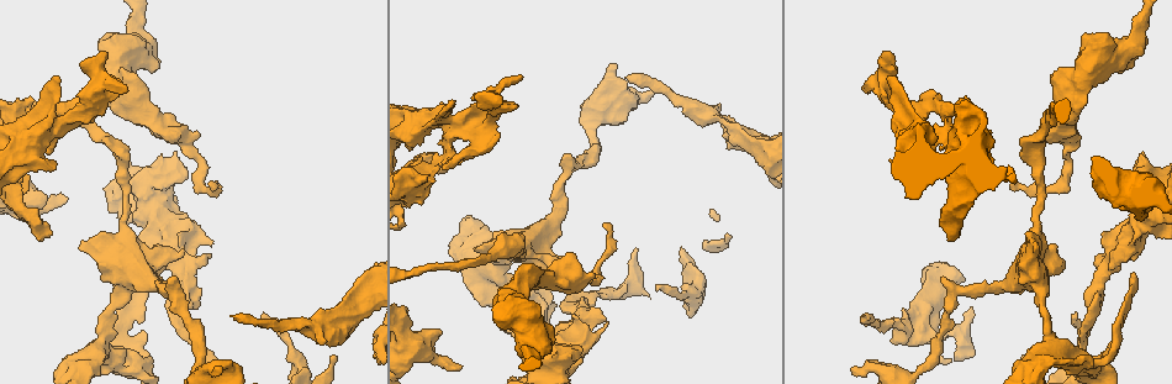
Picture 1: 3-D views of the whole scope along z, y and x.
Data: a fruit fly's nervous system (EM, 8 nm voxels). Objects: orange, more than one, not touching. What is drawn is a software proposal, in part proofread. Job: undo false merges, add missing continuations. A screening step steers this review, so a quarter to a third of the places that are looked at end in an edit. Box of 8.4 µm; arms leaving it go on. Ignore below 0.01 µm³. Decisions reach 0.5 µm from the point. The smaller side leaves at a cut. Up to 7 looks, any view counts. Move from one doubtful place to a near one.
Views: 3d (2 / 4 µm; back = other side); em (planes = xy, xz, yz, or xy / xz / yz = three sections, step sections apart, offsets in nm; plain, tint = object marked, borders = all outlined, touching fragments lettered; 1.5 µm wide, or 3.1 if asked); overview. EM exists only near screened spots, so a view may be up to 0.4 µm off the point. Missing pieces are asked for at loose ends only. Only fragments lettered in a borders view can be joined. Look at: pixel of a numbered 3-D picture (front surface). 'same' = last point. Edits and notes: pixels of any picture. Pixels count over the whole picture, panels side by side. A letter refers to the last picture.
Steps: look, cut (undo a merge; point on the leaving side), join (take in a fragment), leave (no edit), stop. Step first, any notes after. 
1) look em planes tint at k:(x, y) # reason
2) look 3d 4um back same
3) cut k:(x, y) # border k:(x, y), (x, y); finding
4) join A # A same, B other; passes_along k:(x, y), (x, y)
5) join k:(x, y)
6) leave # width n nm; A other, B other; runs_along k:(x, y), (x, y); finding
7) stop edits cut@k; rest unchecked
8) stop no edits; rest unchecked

look 3d 2um at 1:(102, 343) # four or more arms meet

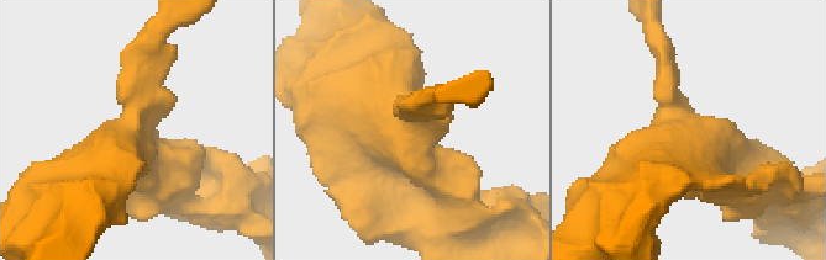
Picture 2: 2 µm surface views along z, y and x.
look em planes plain at 2:(684, 131) # arms 4

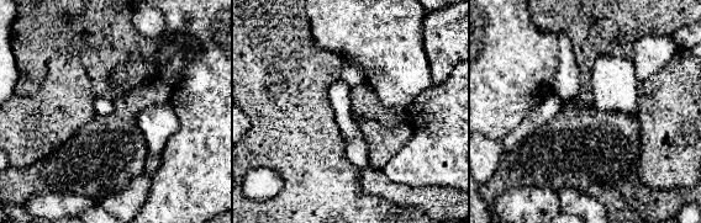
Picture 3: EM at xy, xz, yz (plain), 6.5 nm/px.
look em planes borders same # see the neighbours

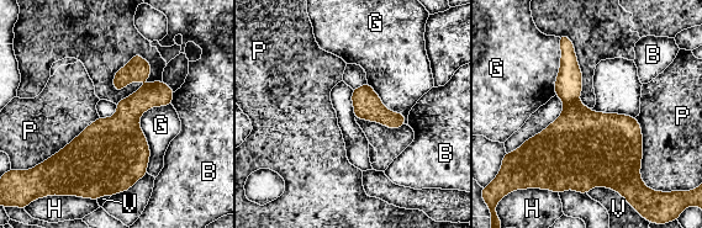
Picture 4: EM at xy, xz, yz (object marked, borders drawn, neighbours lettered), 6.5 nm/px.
cut 4:(579, 138) # width 110 nm; B other, G other, H other, P other, V other; border 4:(578, 99), (564, 104); two neurons meet here

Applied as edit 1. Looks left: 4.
look em planes borders at 1:(166, 168) # thick turns thin

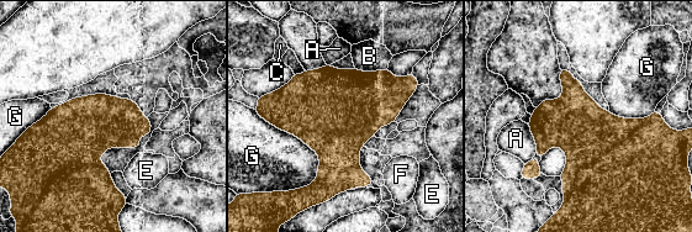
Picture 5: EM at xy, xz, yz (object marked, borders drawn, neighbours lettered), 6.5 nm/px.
leave # width 360 nm; A other, B other, C other, E other, F other, G other; border 5:(260, 116), (317, 154), (311, 184); all the same neuron

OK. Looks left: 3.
look em xz step 8 borders at 1:(107, 55) # branch stops here

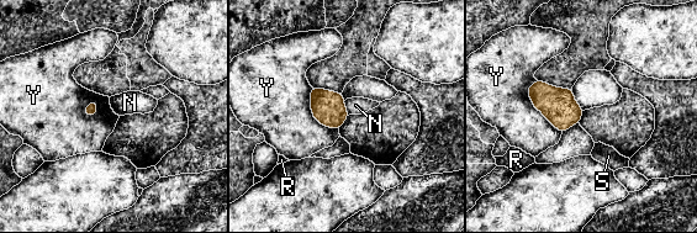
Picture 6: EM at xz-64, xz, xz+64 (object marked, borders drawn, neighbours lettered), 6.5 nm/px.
look em planes borders same

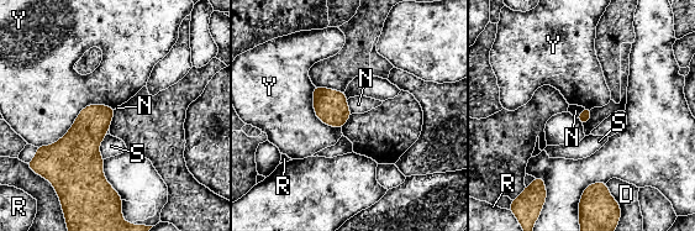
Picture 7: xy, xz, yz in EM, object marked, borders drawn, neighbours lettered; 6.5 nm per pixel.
leave # longest_contact Y 550 nm; D other, N other, R other, S other, Y other; no lettered fragment goes on from it

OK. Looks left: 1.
stop edits cut@4; rest unchecked

